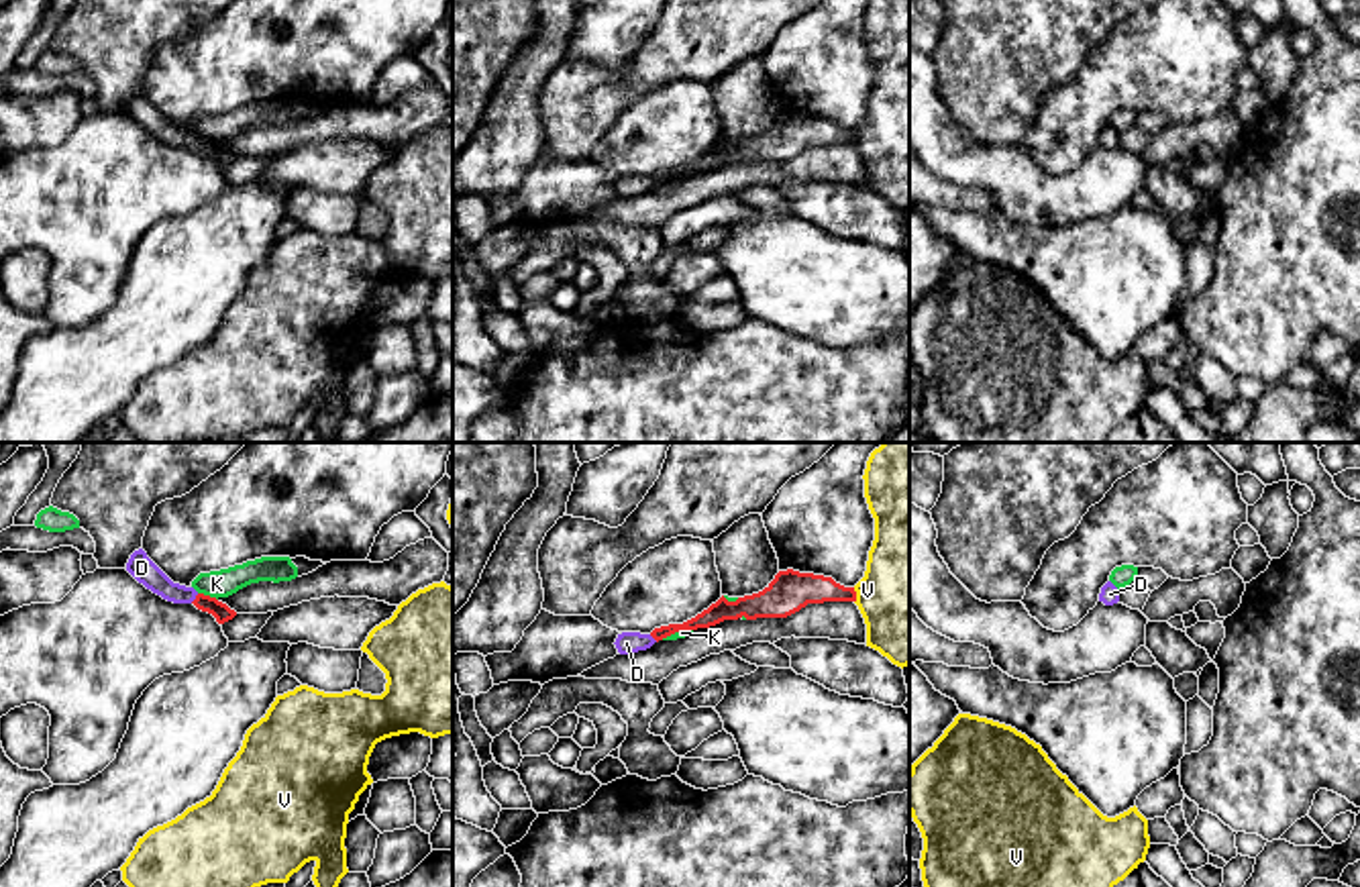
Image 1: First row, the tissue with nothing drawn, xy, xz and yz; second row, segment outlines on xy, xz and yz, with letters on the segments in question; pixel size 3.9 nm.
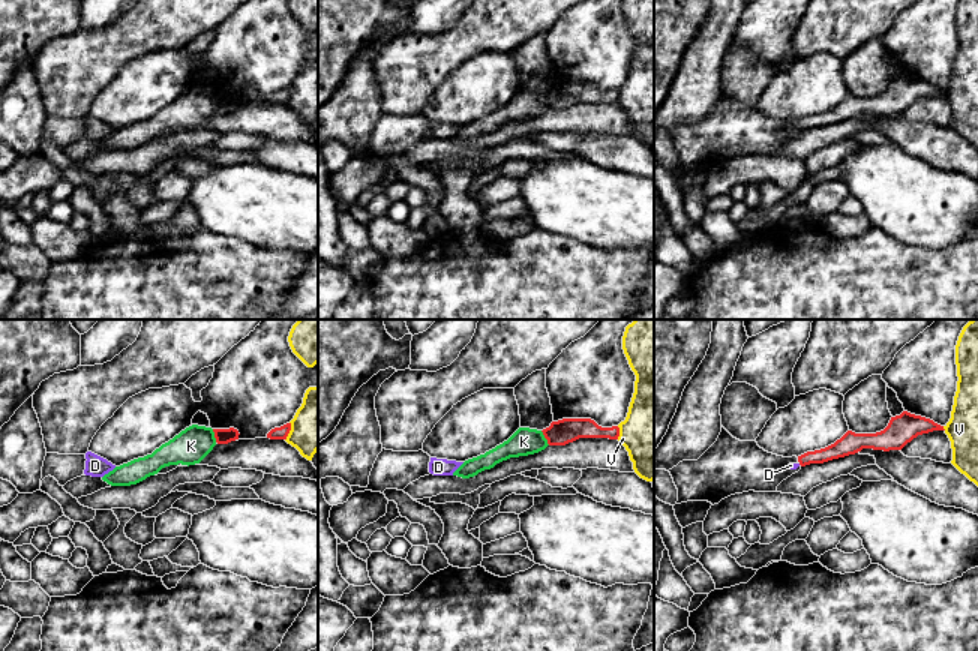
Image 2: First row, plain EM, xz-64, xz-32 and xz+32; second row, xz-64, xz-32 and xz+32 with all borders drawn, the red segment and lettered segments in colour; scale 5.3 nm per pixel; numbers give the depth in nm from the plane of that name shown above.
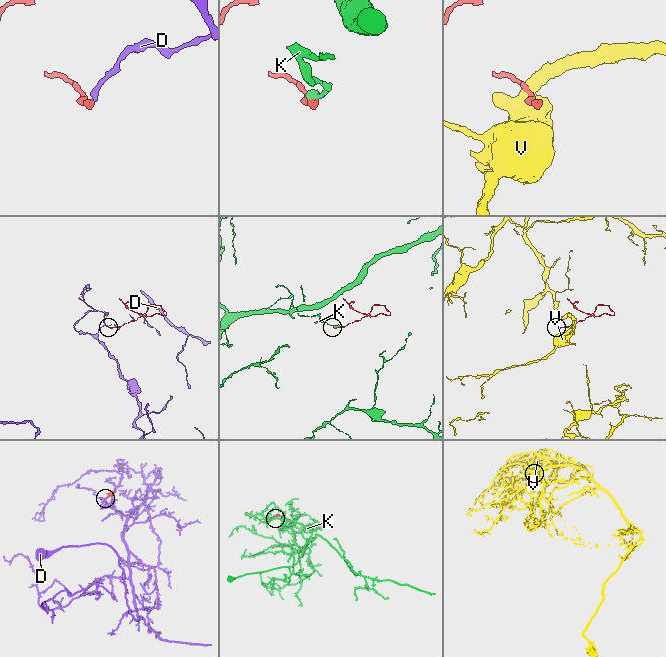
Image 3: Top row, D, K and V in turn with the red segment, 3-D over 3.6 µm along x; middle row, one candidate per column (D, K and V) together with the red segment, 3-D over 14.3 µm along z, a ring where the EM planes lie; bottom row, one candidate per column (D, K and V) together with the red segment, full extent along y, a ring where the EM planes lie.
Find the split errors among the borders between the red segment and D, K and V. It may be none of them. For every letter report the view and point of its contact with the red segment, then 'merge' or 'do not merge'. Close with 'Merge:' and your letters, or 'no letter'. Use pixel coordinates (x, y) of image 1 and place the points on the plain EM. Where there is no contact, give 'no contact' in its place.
D: contact xy (196, 141); merge
K: contact xy (208, 139); do not merge
V: contact xz (855, 139); do not merge
Merge: D

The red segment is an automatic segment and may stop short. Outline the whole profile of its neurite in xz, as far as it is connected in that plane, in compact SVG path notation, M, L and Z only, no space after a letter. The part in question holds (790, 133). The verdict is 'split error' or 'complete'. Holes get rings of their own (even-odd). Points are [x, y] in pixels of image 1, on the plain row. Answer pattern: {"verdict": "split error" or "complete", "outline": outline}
{"verdict": "split error", "outline": "M787 112L779 114L775 122L759 137L738 141L736 145L728 145L722 139L708 153L683 167L661 169L650 177L622 175L614 188L620 198L634 198L679 173L710 171L724 163L738 163L742 159L746 163L787 161L807 147L824 145L856 145L856 135L854 131L836 126L832 120Z"}

